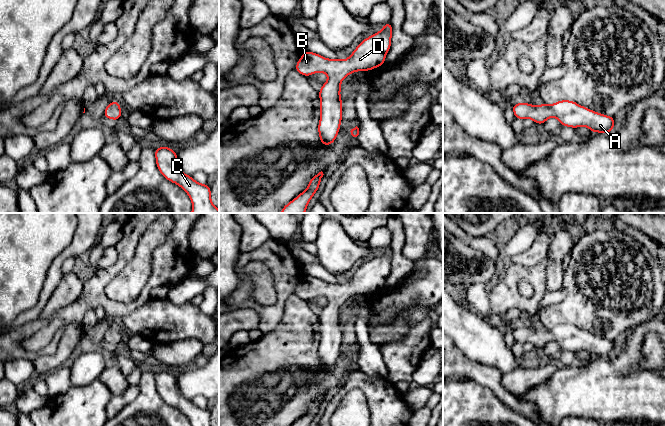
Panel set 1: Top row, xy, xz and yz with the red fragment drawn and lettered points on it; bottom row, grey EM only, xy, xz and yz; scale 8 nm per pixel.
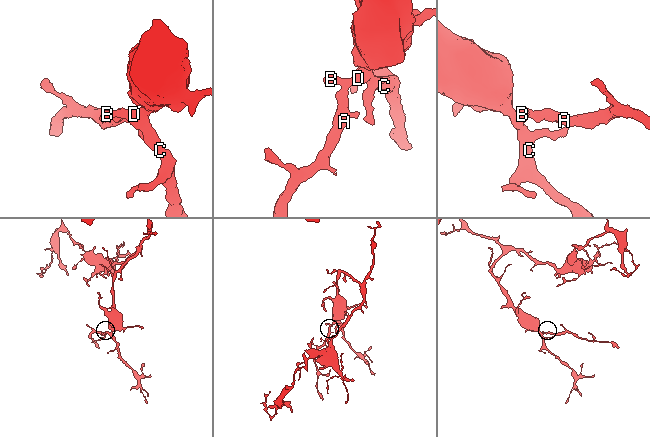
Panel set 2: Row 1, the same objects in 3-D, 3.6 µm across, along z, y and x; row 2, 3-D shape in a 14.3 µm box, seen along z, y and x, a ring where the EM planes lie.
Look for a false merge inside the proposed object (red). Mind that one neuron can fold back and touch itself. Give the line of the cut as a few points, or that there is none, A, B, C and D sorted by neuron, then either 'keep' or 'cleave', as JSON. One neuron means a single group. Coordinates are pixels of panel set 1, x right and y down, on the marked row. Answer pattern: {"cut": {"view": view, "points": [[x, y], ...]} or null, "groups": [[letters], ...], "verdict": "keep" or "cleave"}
{"cut": null, "groups": [["A", "B", "C", "D"]], "verdict": "keep"}

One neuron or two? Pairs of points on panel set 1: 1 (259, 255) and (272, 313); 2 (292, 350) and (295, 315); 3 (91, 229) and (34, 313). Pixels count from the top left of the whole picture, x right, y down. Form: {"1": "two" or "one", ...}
{"1": "one", "2": "one", "3": "one"}

